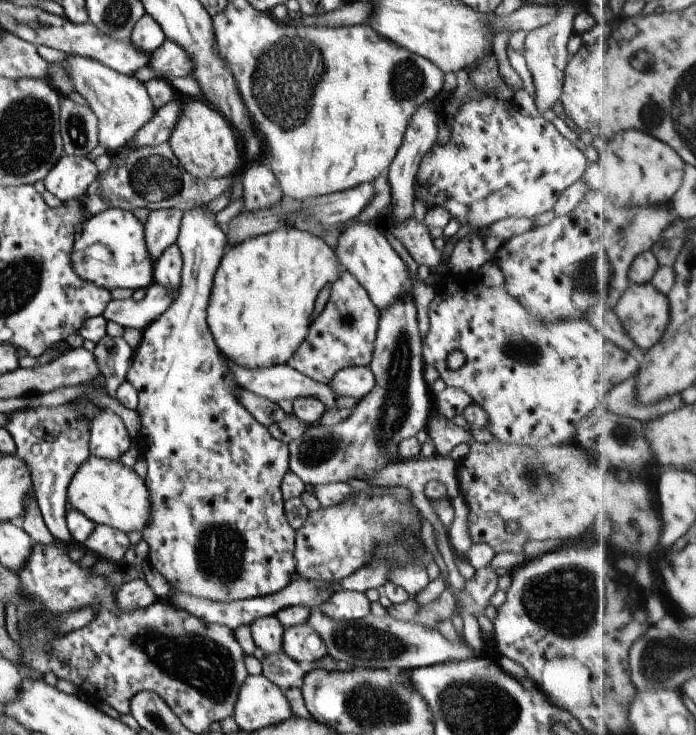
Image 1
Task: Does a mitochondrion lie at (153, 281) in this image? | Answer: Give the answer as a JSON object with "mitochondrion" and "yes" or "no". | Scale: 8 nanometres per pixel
{"mitochondrion":"no"}

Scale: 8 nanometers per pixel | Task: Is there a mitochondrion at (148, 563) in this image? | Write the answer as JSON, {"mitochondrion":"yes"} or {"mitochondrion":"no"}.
{"mitochondrion":"no"}

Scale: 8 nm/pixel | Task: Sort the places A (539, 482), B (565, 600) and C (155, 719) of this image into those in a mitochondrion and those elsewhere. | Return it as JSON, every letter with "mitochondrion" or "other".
{"A":"mitochondrion","B":"mitochondrion","C":"mitochondrion"}

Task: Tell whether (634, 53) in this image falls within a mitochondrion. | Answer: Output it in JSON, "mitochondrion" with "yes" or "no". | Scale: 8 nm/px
{"mitochondrion":"yes"}

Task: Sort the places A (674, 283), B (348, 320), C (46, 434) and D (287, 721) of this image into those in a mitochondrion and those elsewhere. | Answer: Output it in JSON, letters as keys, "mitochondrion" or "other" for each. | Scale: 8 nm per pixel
{"A":"other","B":"mitochondrion","C":"other","D":"other"}

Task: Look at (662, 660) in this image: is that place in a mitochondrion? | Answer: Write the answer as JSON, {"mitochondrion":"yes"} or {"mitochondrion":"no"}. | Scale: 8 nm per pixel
{"mitochondrion":"yes"}

